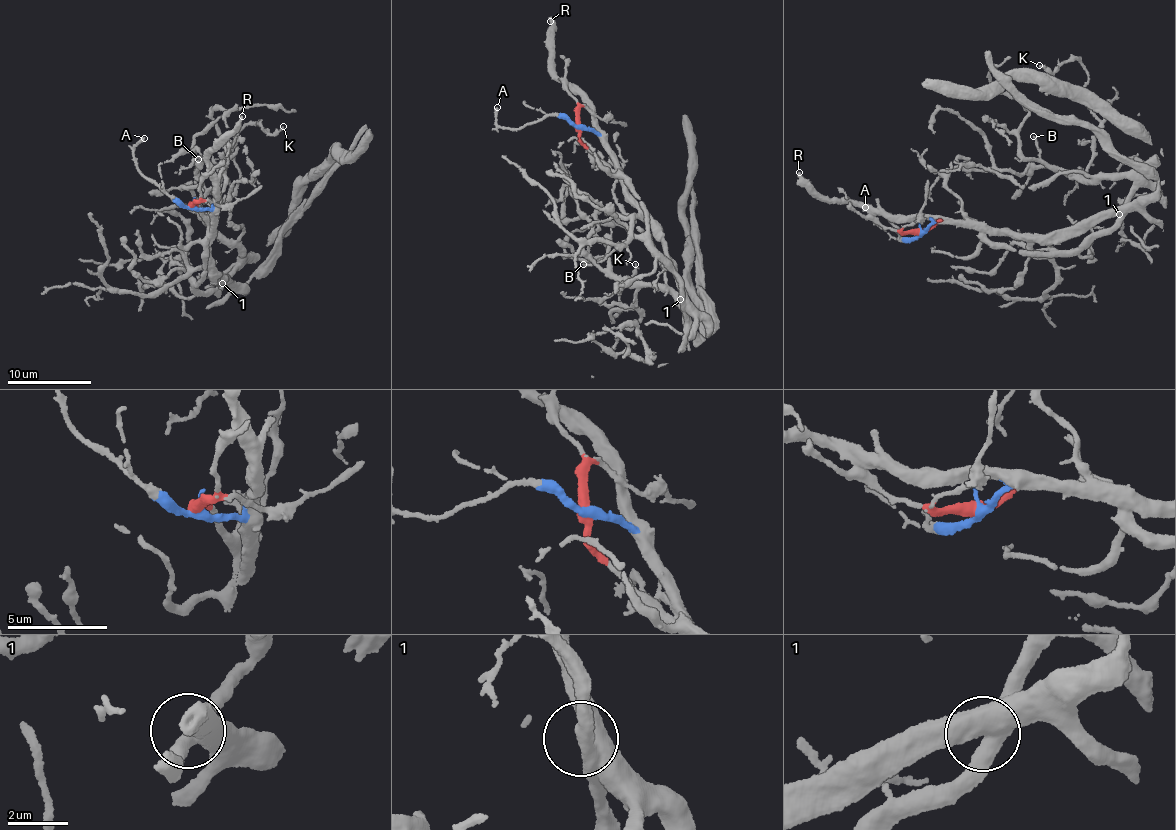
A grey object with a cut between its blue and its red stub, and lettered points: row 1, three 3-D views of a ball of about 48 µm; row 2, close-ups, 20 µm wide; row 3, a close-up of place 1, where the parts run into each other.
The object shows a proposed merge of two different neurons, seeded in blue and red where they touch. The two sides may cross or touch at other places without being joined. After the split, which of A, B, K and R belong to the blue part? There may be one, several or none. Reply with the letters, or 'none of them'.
A, R

